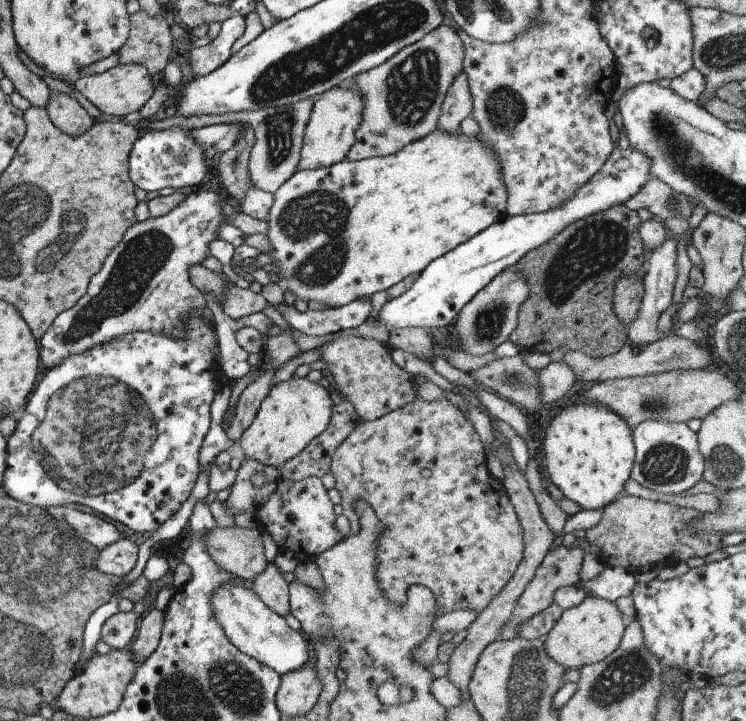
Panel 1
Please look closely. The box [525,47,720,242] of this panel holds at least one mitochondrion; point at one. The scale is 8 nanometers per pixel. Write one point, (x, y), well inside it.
(674, 205)

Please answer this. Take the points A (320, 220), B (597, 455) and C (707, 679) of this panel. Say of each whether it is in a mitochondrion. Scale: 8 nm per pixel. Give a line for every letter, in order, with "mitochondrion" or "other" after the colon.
A: mitochondrion
B: other
C: other

